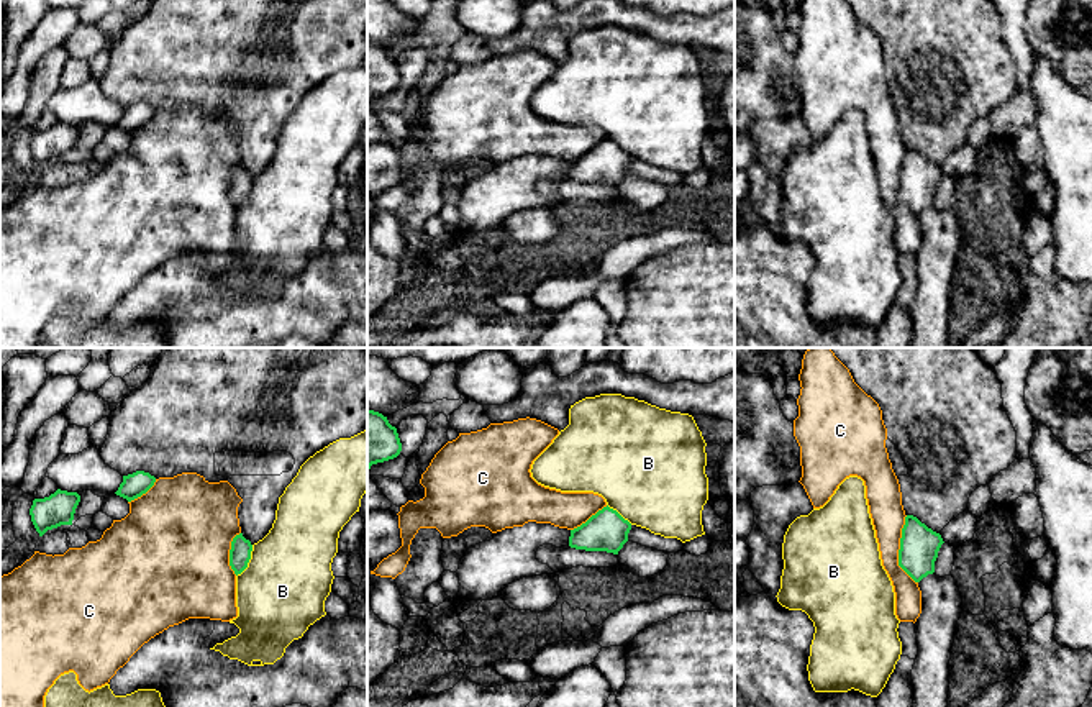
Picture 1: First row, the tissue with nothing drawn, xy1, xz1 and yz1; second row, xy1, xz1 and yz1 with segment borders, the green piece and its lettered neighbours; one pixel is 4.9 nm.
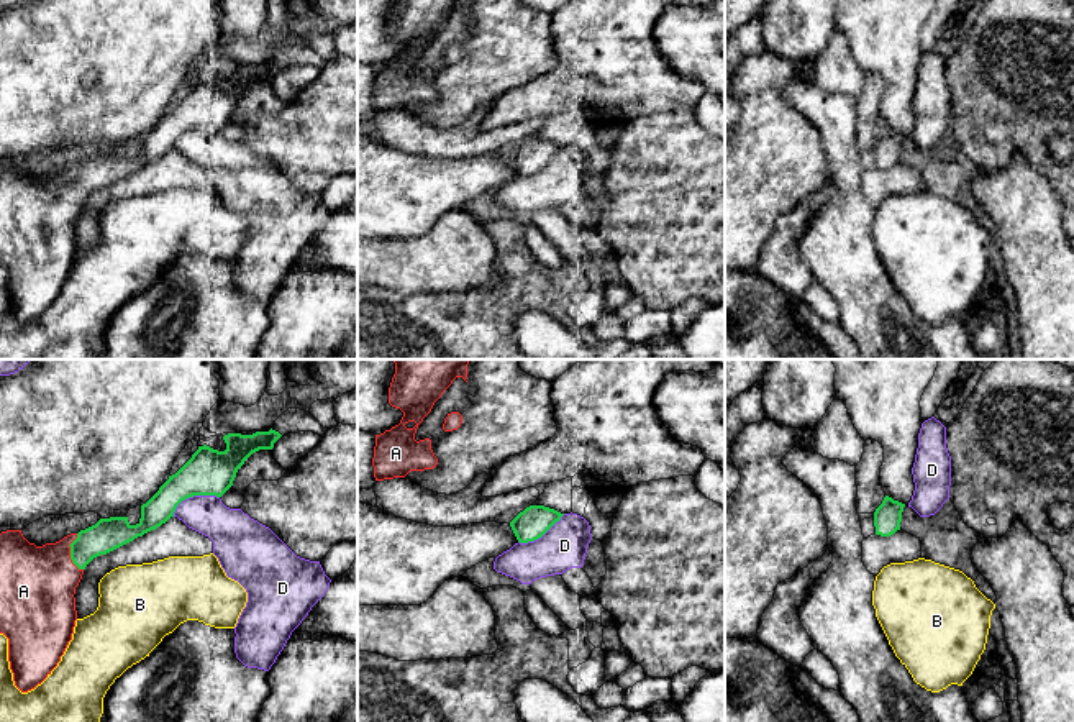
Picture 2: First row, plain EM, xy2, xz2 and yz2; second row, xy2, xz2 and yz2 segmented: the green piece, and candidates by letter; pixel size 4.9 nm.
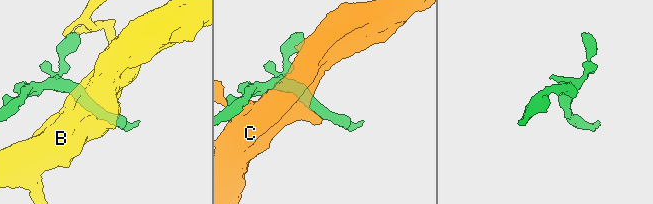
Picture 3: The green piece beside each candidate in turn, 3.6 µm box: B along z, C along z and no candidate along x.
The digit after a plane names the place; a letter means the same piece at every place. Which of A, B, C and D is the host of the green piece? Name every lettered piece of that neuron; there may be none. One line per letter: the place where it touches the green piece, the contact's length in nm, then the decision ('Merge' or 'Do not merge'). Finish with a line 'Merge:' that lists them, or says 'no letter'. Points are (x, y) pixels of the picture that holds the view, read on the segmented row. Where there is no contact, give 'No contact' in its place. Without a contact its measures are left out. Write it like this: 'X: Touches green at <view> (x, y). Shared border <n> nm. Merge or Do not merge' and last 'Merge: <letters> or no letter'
A: Touches green at xy2 (71, 553). Shared border 190 nm. Merge
B: Touches green at xy1 (248, 561). Shared border 180 nm. Do not merge
C: Touches green at yz1 (899, 550). Shared border 340 nm. Do not merge
D: Touches green at xy2 (192, 496). Shared border 260 nm. Do not merge
Merge: A

